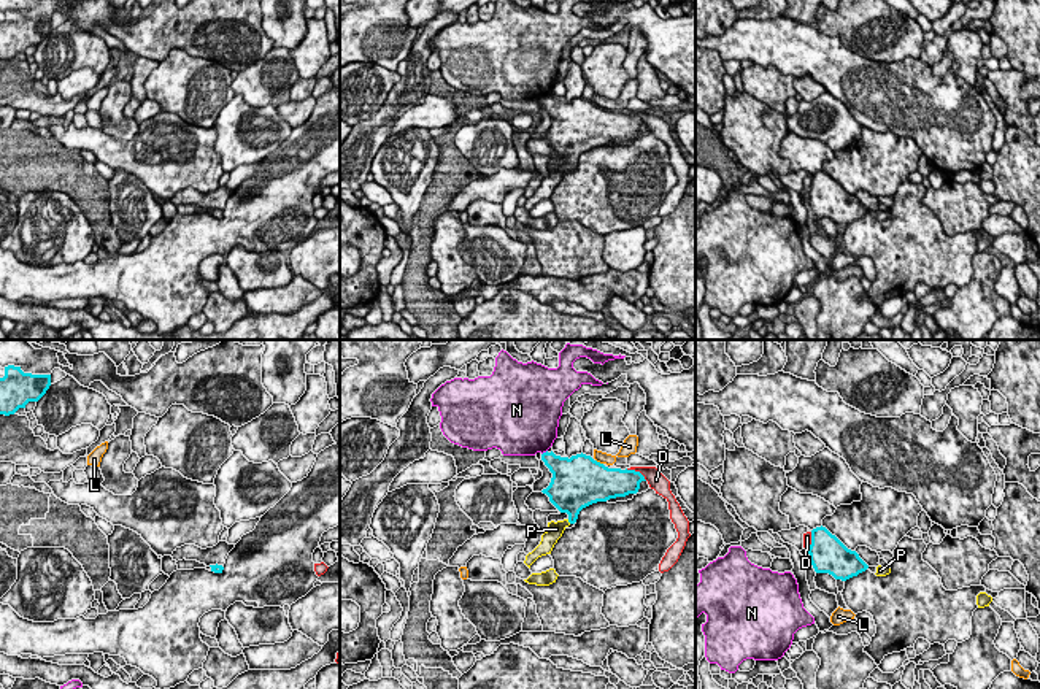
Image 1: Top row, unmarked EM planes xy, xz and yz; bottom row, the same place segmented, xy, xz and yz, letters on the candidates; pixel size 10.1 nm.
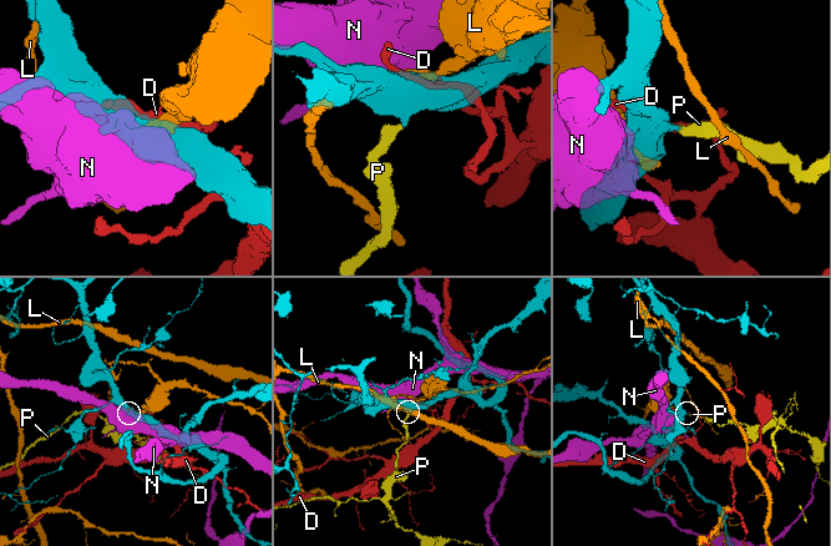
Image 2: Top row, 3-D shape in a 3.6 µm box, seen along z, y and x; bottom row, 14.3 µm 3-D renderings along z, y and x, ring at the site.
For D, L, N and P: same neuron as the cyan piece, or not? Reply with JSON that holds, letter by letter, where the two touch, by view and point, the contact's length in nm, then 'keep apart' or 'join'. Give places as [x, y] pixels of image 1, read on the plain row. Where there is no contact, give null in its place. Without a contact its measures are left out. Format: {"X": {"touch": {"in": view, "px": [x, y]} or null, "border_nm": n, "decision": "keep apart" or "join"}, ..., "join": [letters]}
{"D": {"touch": {"in": "xz", "px": [637, 116]}, "border_nm": 260, "decision": "keep apart"}, "L": {"touch": {"in": "xz", "px": [599, 107]}, "border_nm": 100, "decision": "keep apart"}, "N": {"touch": {"in": "xz", "px": [543, 97]}, "border_nm": 80, "decision": "keep apart"}, "P": {"touch": {"in": "xz", "px": [569, 165]}, "border_nm": 60, "decision": "join"}, "join": ["P"]}

